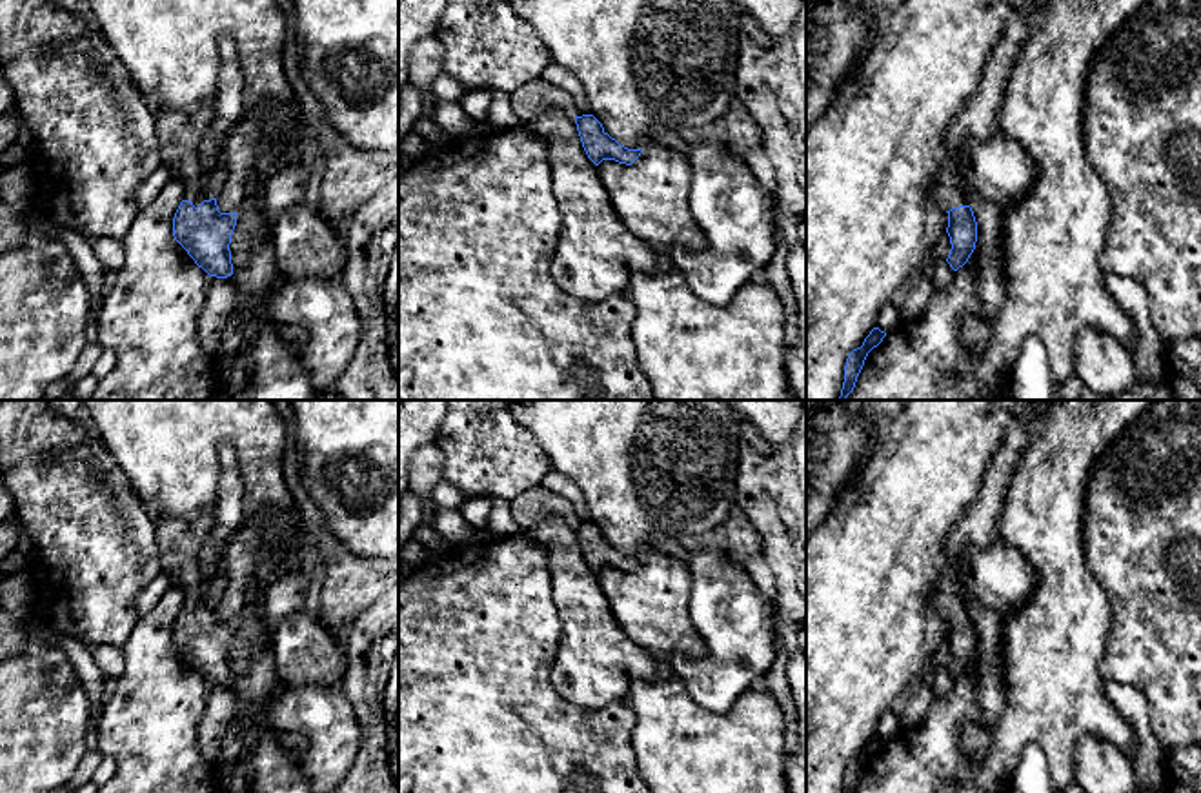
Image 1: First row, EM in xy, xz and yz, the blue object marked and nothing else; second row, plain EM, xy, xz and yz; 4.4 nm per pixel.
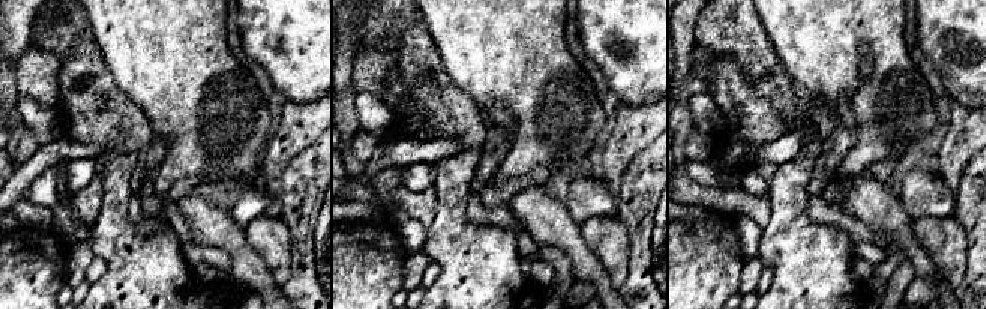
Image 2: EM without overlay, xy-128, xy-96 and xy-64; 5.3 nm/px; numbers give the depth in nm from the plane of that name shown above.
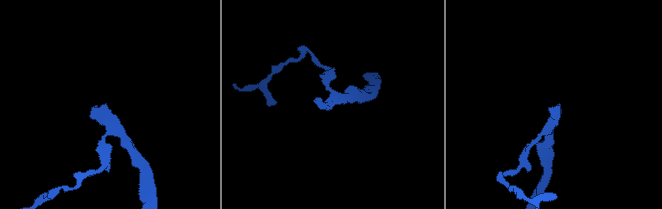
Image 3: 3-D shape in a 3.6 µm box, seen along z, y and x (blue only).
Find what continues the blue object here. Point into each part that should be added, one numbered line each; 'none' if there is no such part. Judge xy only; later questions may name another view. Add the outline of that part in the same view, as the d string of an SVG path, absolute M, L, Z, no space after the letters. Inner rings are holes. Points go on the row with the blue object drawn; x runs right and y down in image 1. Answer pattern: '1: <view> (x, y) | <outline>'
1: xy (179, 135) | M202 107L195 115L156 109L155 118L162 160L173 178L182 182L184 200L198 207L204 200L218 198L227 182L226 169L220 164L206 169L200 162L200 142L213 120L213 107Z

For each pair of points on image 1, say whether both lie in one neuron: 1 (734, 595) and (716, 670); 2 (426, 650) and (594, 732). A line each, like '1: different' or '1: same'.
1: same
2: same

